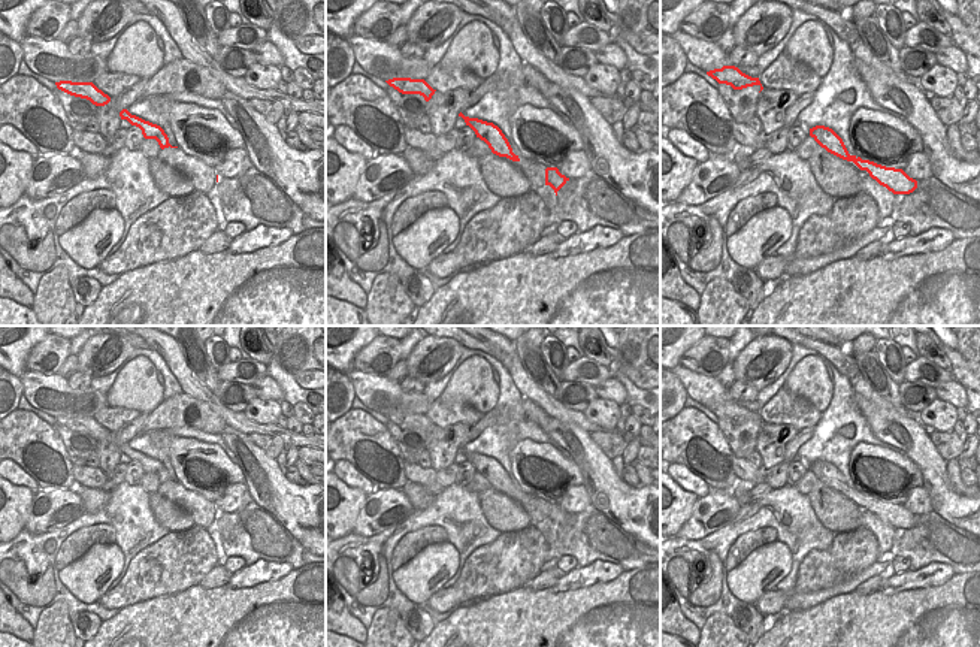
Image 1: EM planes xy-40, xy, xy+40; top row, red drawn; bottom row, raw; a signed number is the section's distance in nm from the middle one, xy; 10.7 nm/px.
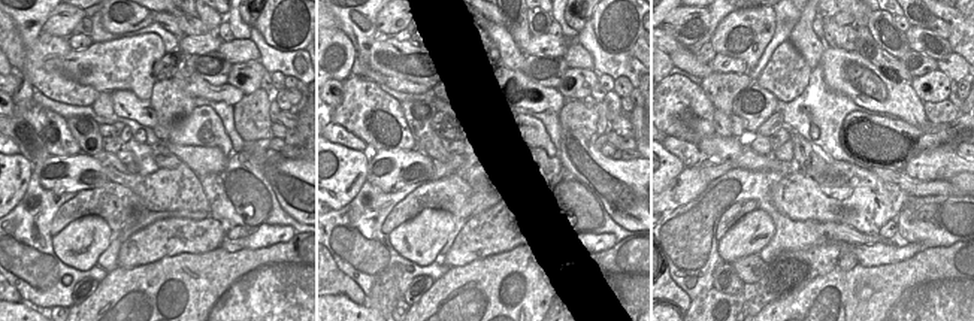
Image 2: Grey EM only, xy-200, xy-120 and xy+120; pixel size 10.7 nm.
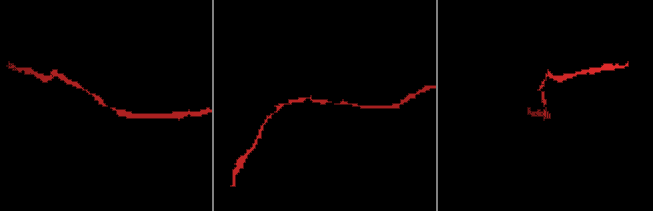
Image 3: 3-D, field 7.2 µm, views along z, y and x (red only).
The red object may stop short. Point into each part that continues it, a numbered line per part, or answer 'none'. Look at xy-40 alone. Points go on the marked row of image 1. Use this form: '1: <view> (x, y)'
none

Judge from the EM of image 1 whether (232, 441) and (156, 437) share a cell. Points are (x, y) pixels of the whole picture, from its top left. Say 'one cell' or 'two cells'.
two cells

